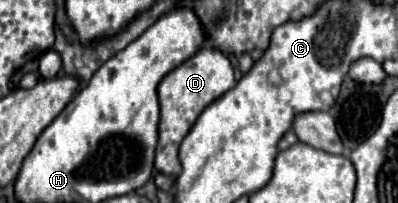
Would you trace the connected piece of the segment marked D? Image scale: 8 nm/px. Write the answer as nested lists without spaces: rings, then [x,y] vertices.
[[[199,48],[189,60],[171,70],[159,84],[159,104],[161,104],[161,120],[159,120],[159,146],[155,156],[155,170],[161,174],[177,176],[181,172],[181,164],[177,158],[177,150],[181,140],[187,136],[199,114],[225,92],[235,86],[233,66],[231,62],[215,48]]]

